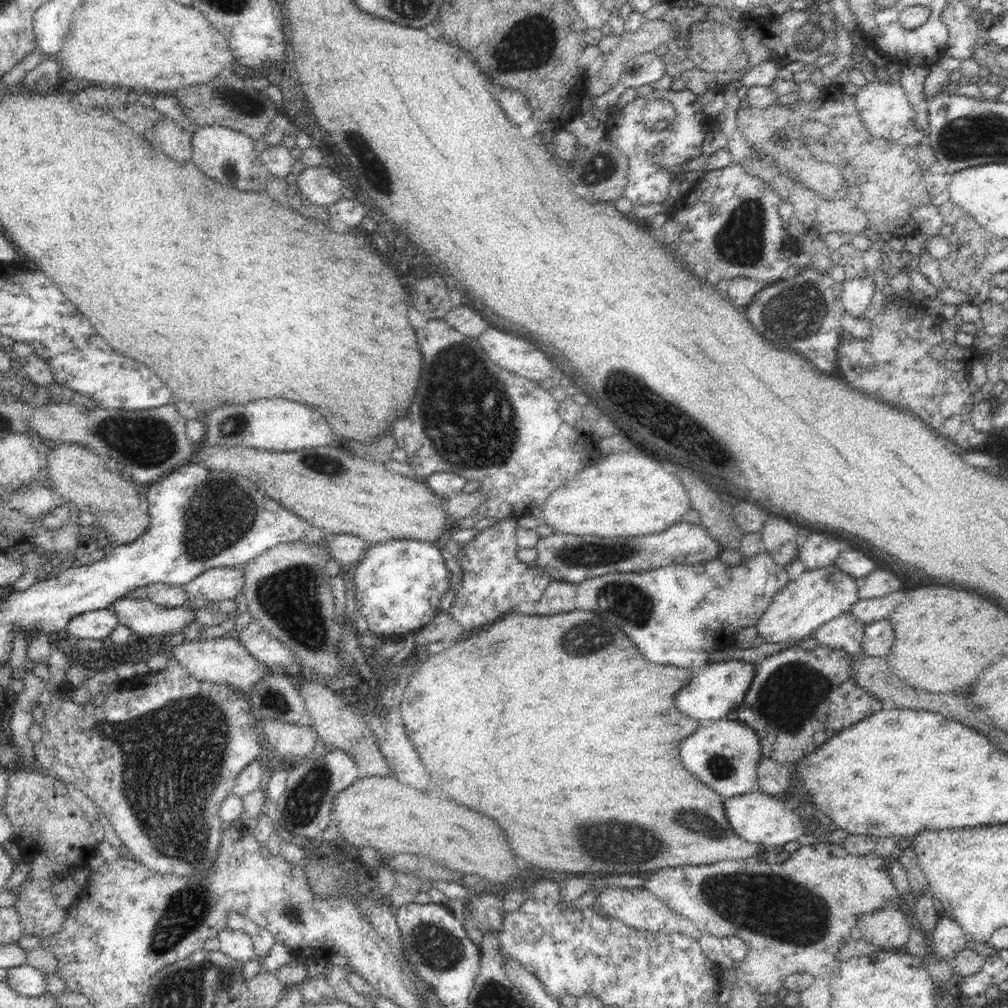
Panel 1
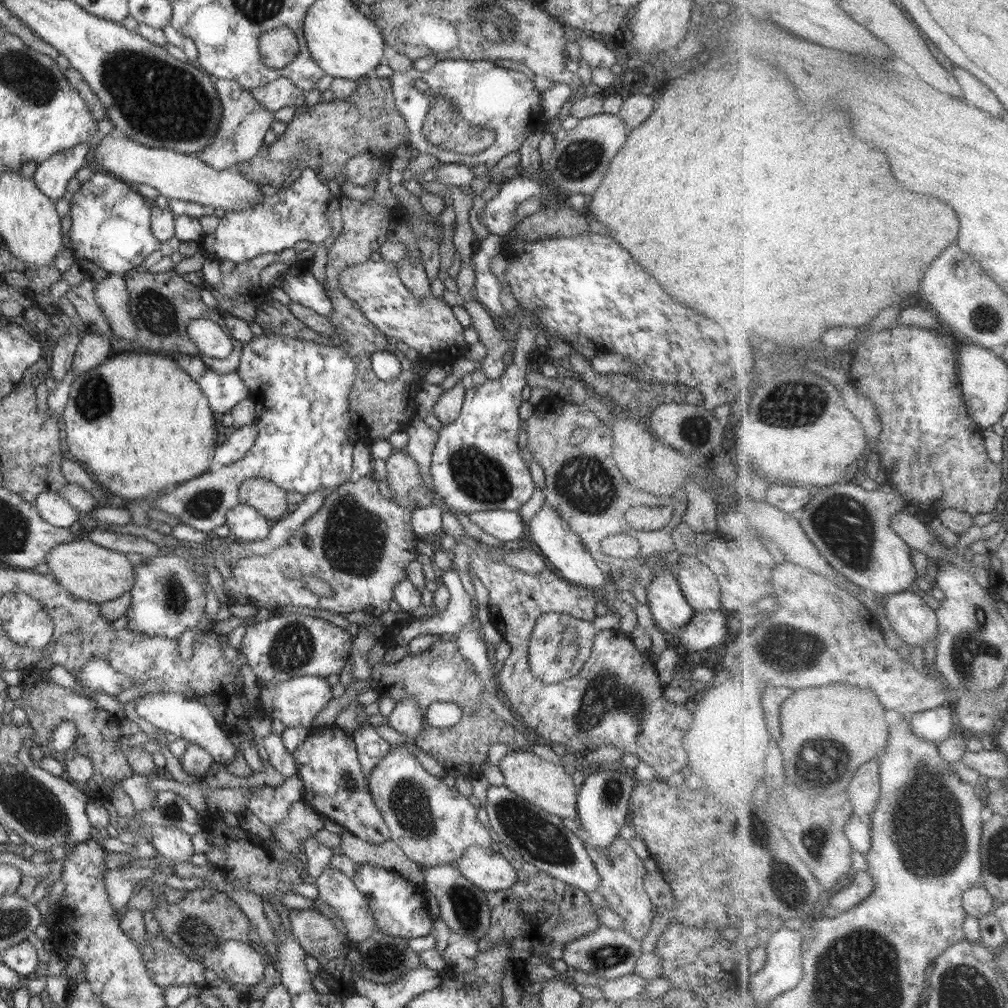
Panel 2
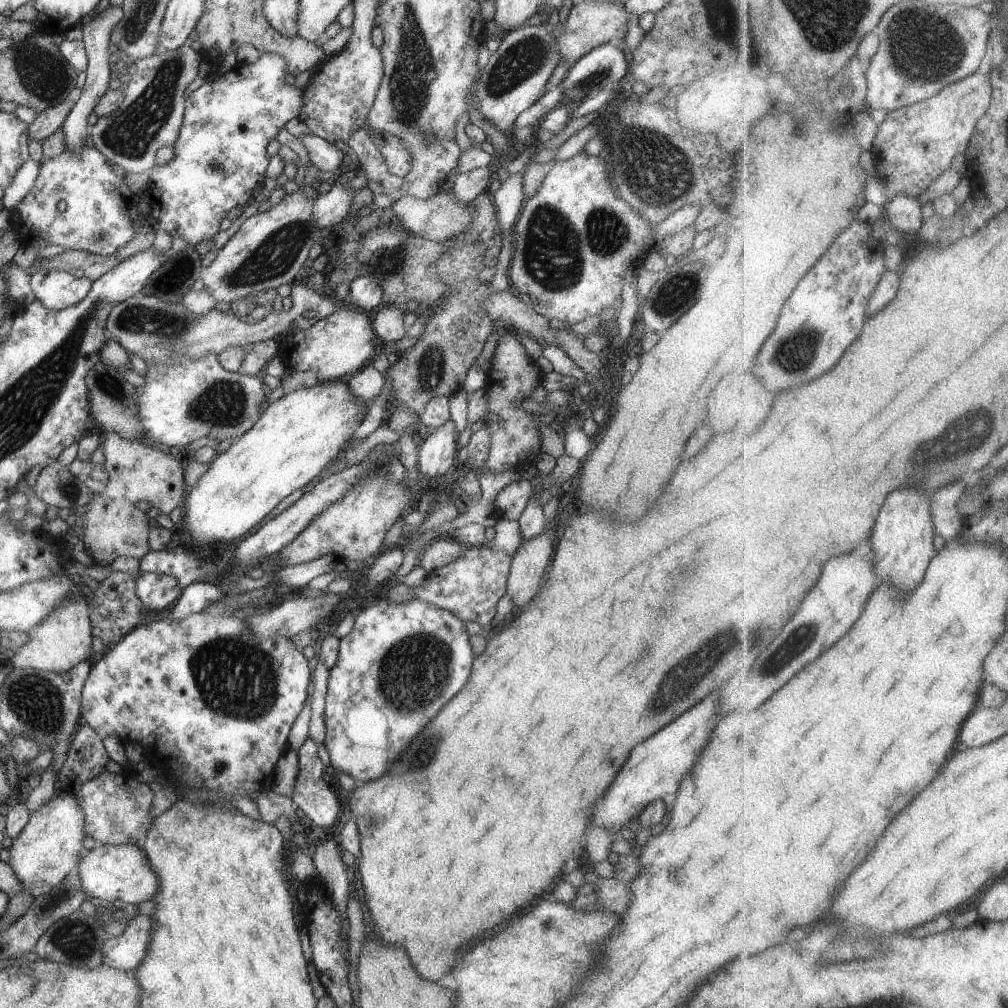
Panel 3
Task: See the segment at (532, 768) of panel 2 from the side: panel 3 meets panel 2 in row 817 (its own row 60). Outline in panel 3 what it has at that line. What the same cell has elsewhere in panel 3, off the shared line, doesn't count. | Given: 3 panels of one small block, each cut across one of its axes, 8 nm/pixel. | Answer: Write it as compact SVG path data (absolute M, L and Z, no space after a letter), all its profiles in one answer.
M579 1L574 3L566 22L564 24L558 23L552 30L560 62L569 62L570 65L574 65L582 56L585 56L594 48L610 43L611 40L625 38L630 15L623 8L623 3L599 1Z

